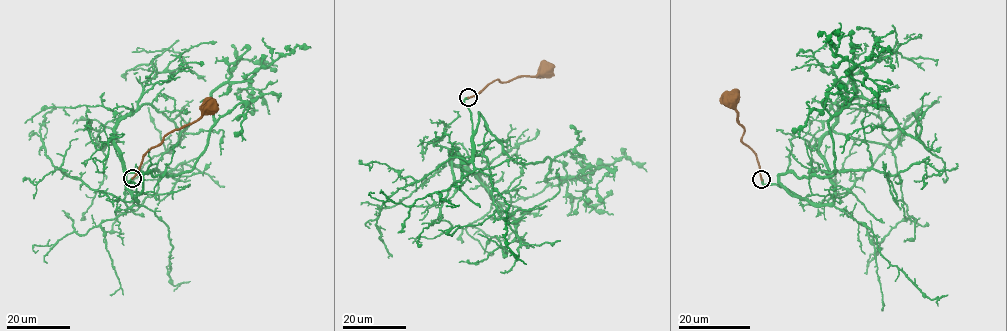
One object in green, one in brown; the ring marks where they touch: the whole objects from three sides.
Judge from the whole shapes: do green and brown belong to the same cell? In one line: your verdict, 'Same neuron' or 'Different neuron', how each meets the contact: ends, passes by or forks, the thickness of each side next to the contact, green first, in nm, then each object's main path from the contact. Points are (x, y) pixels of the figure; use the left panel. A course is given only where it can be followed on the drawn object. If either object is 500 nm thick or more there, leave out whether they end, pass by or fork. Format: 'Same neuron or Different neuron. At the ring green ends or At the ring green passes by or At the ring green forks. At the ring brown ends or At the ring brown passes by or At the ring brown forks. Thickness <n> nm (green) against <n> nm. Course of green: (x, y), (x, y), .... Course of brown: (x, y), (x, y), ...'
Different neuron. At the ring green ends. At the ring brown ends. Thickness 280 nm (green) against 280 nm. Course of green: (132, 178), (137, 200), (165, 175), (189, 172), (214, 125), (210, 94), (297, 46), (310, 47). Course of brown: (132, 178), (143, 156), (163, 137), (194, 122), (208, 108)

